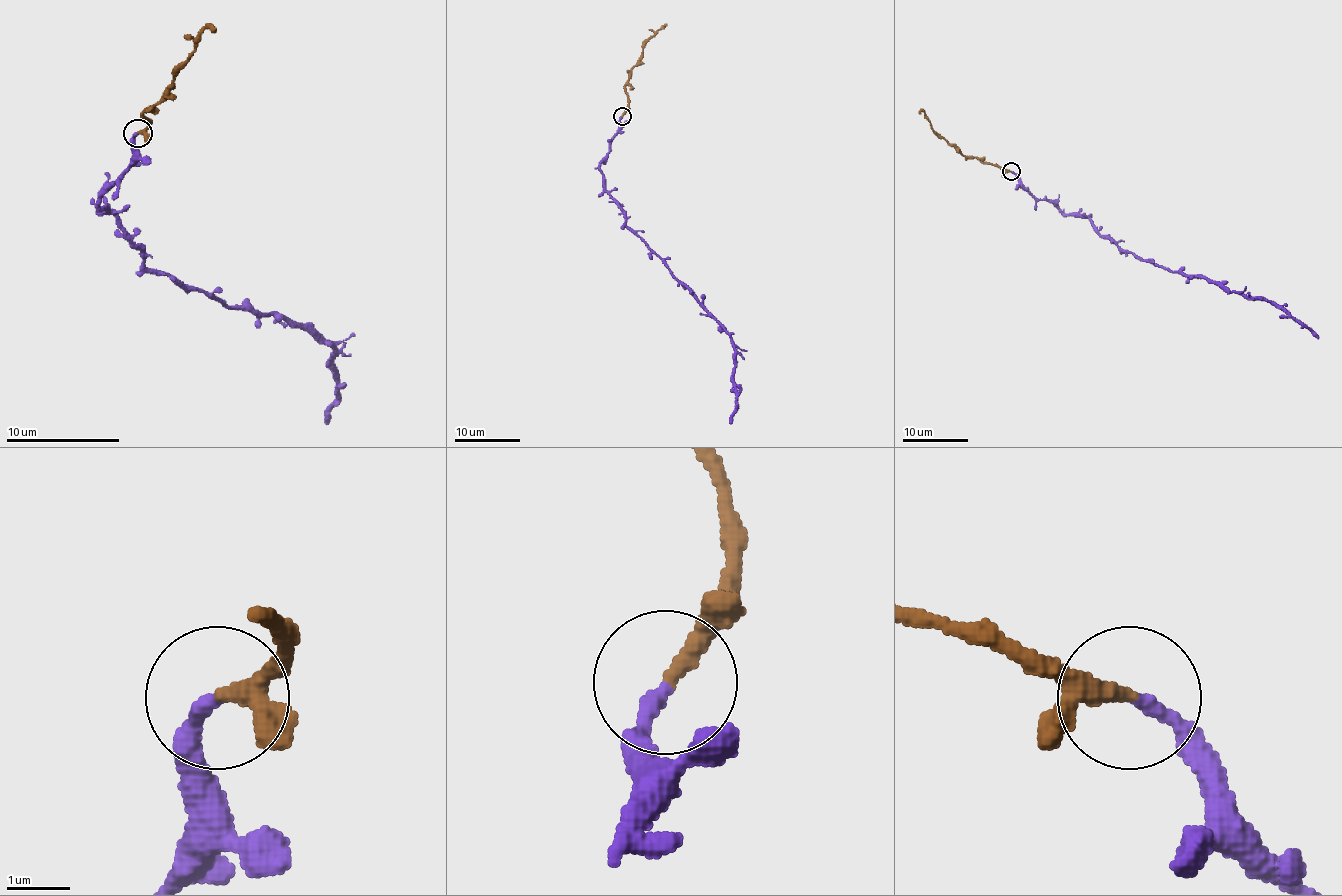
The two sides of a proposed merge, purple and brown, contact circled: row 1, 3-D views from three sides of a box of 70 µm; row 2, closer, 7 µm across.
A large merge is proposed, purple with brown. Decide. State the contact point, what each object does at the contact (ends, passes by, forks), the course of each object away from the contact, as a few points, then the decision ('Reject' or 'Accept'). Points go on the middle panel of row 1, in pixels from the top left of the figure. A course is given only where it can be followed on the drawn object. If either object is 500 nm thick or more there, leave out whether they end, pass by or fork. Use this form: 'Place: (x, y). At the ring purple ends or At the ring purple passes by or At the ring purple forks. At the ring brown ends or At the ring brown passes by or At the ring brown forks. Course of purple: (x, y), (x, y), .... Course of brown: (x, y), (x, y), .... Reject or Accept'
Place: (622, 116). At the ring purple ends. At the ring brown passes by. Course of purple: (621, 116), (600, 168), (603, 189), (620, 206), (629, 228), (730, 339), (735, 413), (730, 424). Course of brown: (621, 116), (628, 105), (624, 85), (629, 70), (641, 57), (642, 46), (667, 23). Accept

